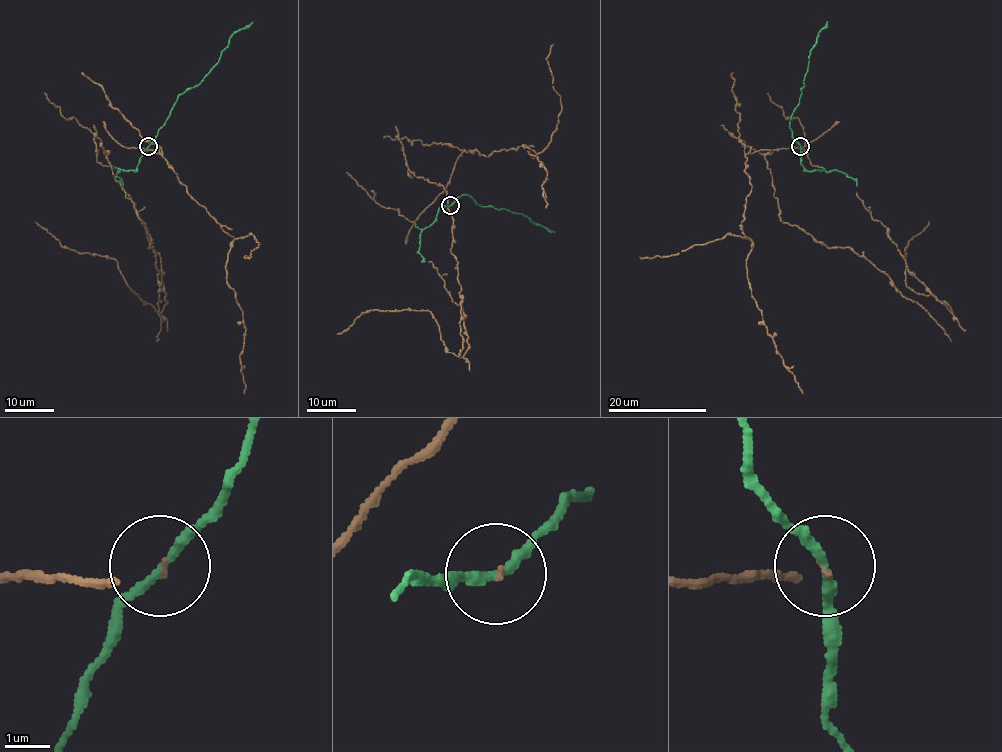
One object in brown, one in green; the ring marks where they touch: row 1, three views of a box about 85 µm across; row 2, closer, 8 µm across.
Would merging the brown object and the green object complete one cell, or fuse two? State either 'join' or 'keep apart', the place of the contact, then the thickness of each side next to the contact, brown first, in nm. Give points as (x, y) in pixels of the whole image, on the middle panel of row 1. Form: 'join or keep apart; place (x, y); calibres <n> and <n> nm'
join; place (450, 205); calibres 60 and 190 nm

